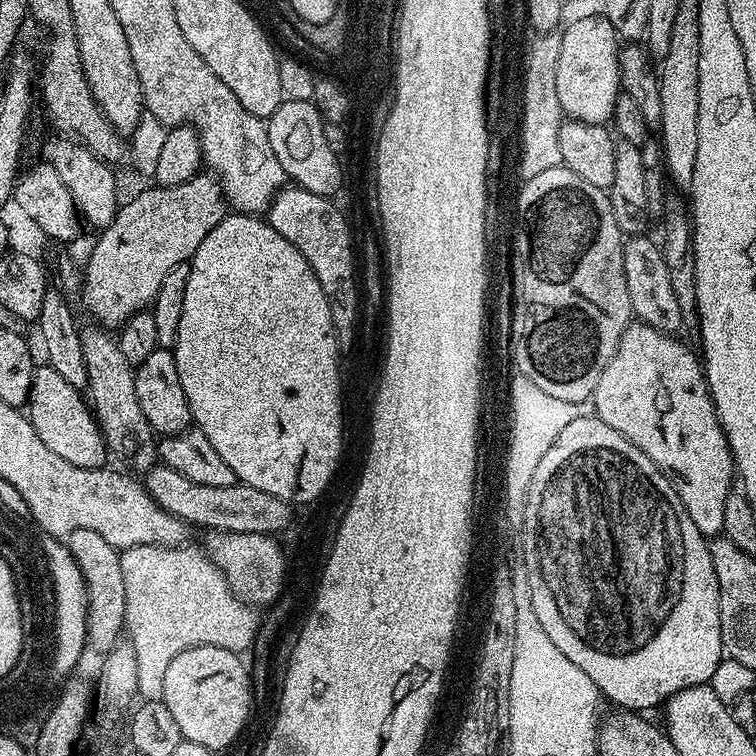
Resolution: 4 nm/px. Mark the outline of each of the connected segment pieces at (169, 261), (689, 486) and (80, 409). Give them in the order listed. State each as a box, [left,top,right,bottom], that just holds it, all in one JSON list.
[[82,174,226,330],[591,324,734,538],[26,366,110,468]]

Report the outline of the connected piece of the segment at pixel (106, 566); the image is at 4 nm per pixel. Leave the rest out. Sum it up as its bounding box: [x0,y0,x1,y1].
[66,530,126,654]

